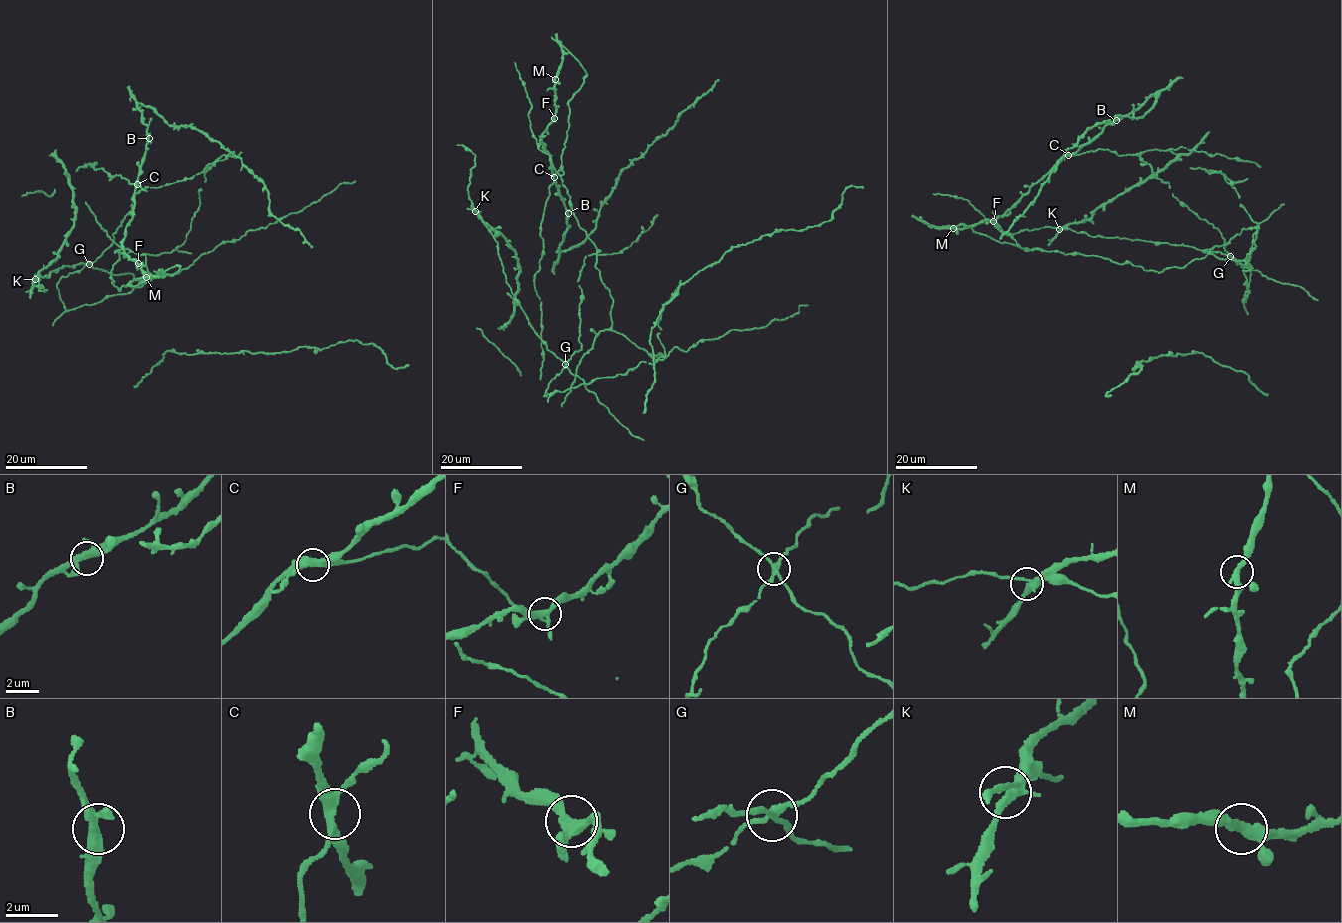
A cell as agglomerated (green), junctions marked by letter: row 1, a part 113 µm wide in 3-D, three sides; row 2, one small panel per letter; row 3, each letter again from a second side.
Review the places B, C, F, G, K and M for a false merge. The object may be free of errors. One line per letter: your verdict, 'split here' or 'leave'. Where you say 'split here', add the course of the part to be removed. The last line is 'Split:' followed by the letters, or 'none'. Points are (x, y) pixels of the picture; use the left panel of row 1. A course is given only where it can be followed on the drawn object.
B: leave
C: leave
F: leave
G: leave
K: leave
M: leave
Split: none

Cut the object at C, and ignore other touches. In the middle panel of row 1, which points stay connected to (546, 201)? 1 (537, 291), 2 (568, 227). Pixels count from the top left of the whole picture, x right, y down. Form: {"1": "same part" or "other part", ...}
{"1": "same part", "2": "other part"}

